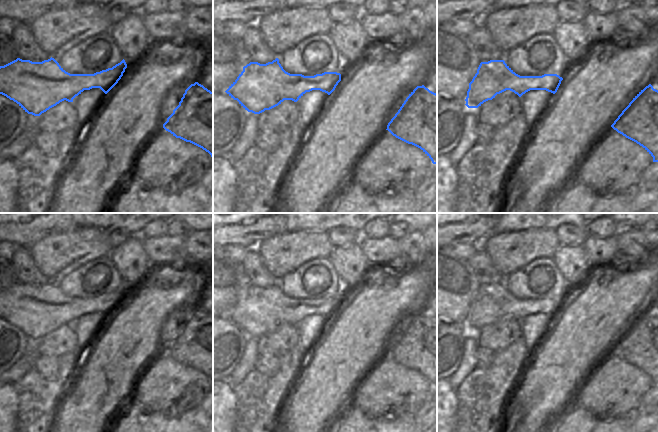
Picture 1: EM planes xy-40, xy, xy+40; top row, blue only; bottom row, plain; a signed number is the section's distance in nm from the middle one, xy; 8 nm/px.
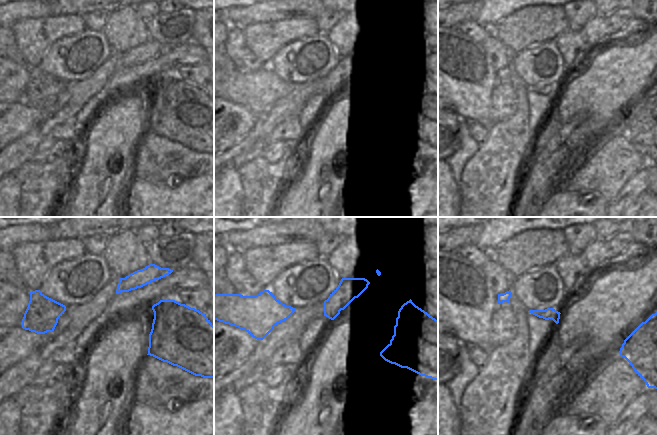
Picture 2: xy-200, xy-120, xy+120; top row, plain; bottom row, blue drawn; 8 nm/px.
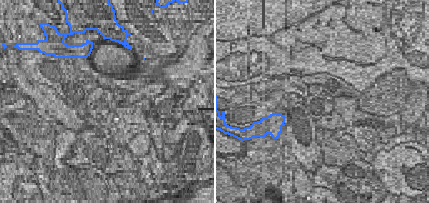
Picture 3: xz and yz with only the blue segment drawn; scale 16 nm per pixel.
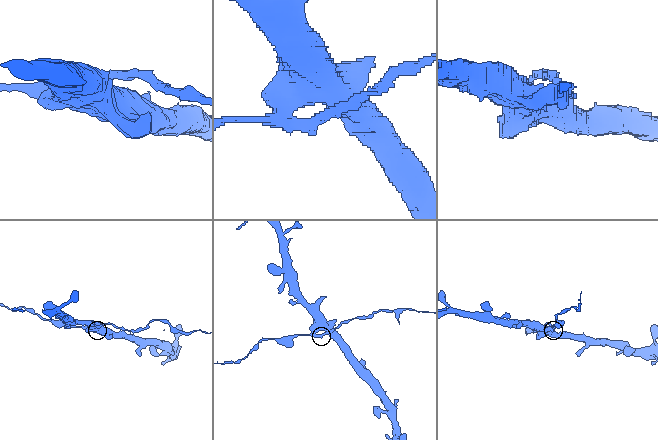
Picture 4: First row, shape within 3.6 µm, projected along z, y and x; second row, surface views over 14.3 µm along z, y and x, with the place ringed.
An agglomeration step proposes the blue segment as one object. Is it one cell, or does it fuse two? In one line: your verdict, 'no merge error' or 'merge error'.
merge error

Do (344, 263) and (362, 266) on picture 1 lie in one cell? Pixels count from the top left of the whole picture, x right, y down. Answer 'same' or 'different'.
same

